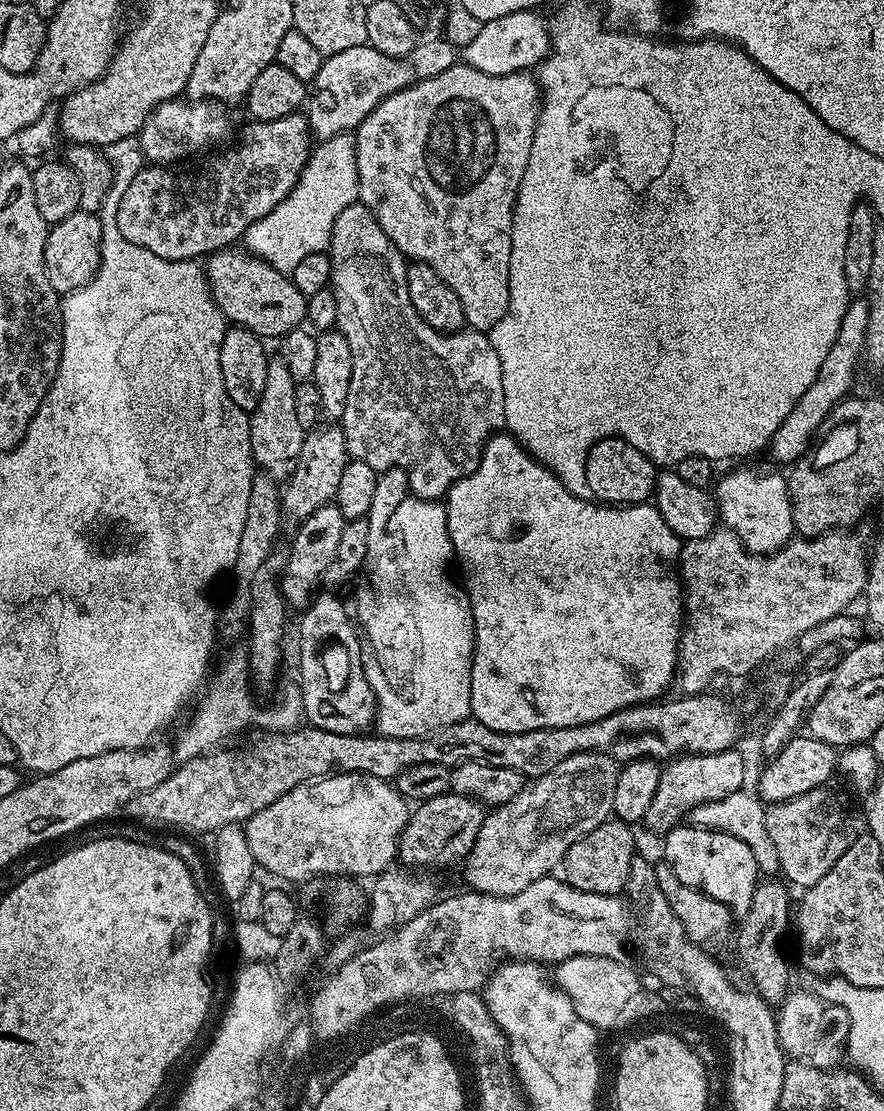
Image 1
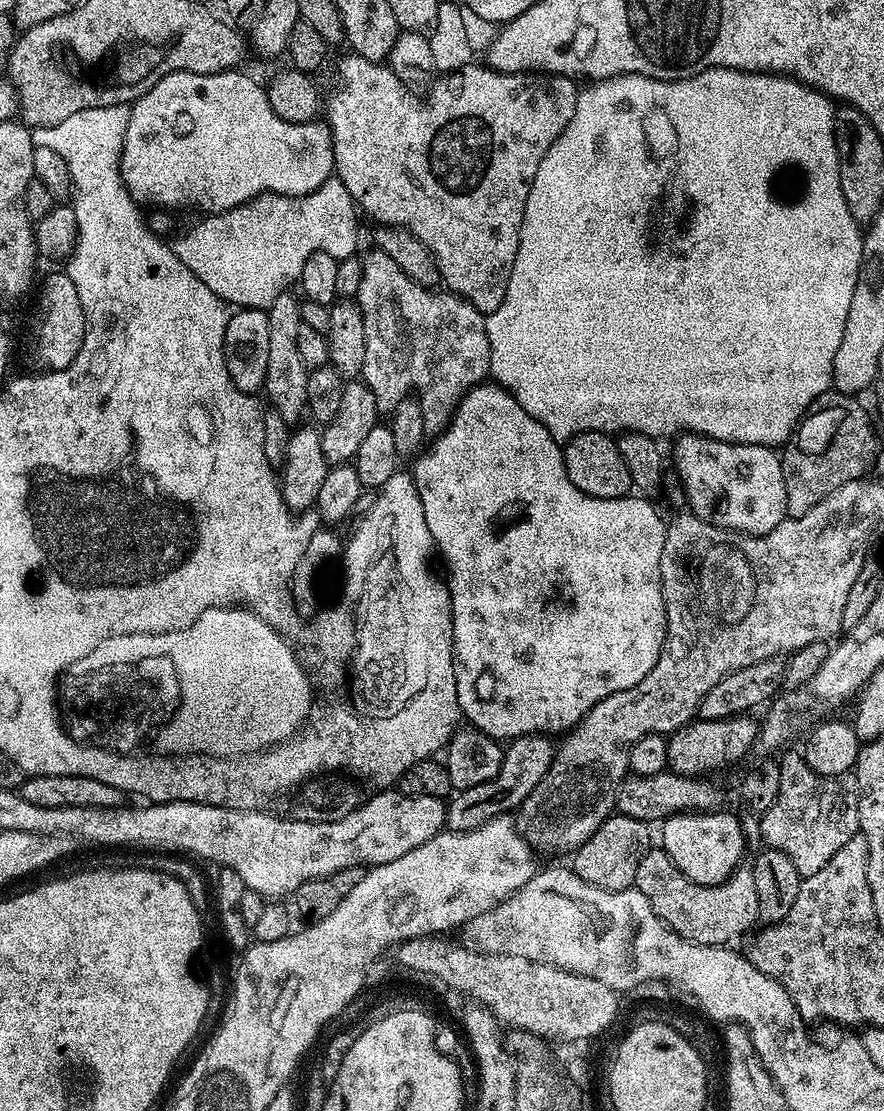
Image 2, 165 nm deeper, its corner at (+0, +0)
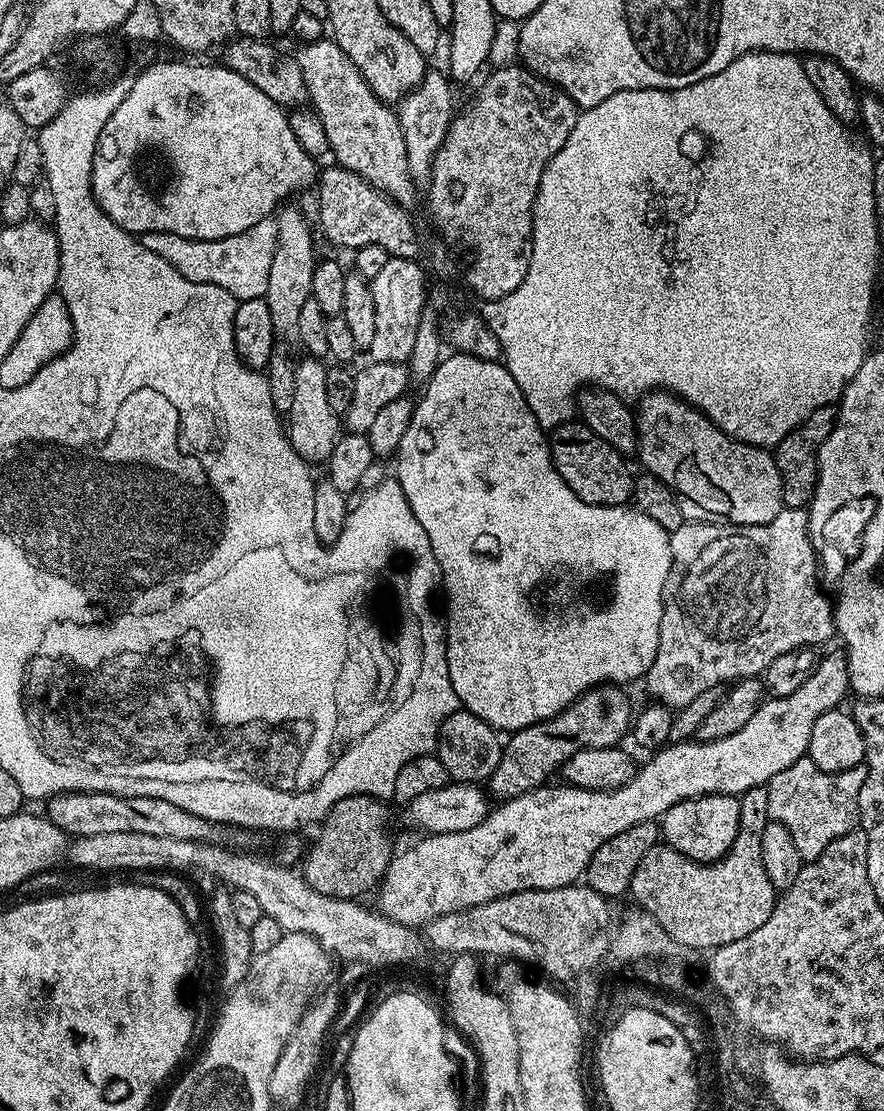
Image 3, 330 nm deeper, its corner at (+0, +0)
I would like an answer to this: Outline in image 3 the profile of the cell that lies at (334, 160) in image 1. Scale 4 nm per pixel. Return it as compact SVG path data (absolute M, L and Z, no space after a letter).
M269 218L254 222L250 230L242 230L242 234L234 234L230 238L191 240L169 232L142 232L139 233L138 239L142 246L146 246L146 250L158 254L158 258L163 258L165 262L170 262L170 266L174 266L174 270L178 270L182 278L190 278L190 282L202 282L210 286L222 286L222 290L229 292L239 302L250 298L263 298L266 294L266 282L270 282L270 262L274 262L277 234L276 221Z

